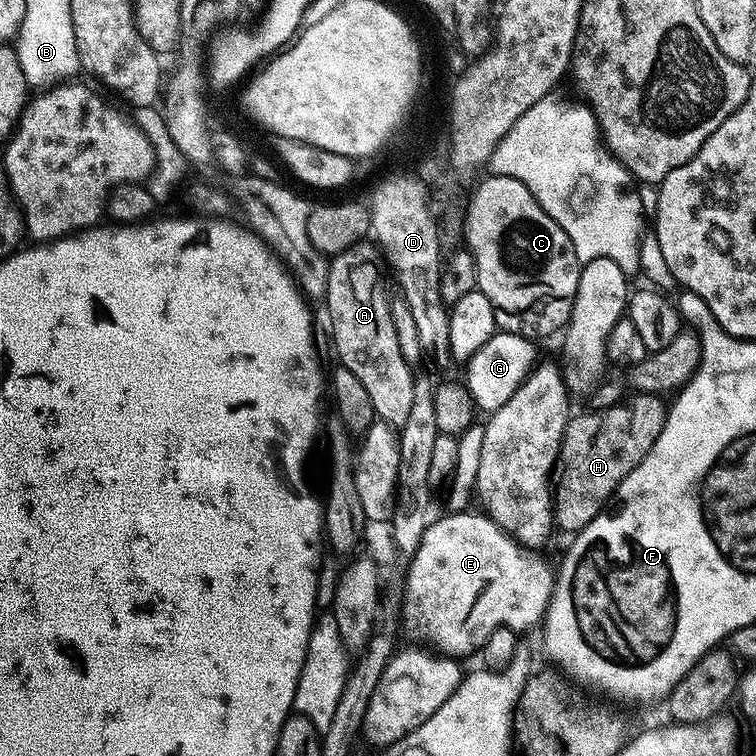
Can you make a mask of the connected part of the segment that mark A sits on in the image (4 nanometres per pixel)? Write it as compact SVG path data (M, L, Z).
M361 242L351 244L349 248L331 257L328 265L328 281L323 303L328 304L328 324L332 327L332 344L336 347L339 367L350 370L366 394L370 394L370 402L374 402L377 417L383 423L401 426L408 420L410 408L414 402L417 389L413 369L402 358L402 350L398 350L398 334L394 330L392 317L393 301L388 300L388 292L384 289L384 272L382 266L382 252L375 243Z

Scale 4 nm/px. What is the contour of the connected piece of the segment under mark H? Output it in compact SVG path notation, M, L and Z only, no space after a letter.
M632 394L619 404L609 403L601 412L588 412L585 416L573 415L569 419L564 437L560 443L558 476L560 484L554 488L554 524L567 534L575 534L584 529L599 512L605 511L606 505L615 497L616 488L650 454L650 446L662 434L666 415L666 404L656 394Z

